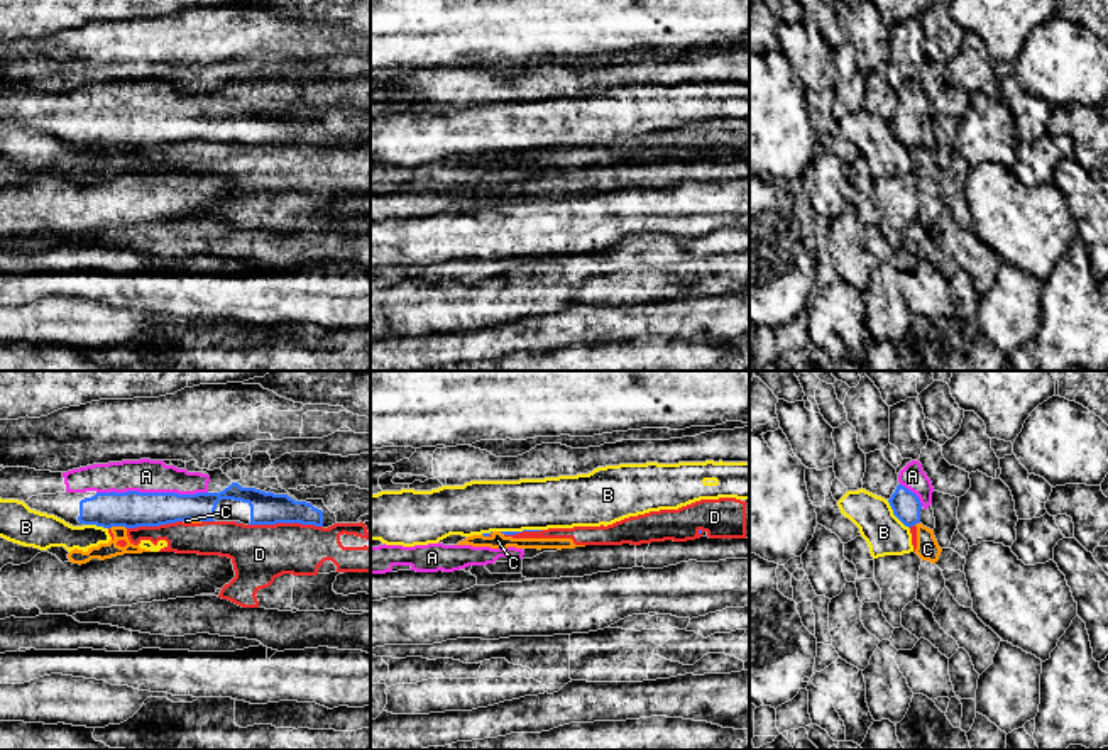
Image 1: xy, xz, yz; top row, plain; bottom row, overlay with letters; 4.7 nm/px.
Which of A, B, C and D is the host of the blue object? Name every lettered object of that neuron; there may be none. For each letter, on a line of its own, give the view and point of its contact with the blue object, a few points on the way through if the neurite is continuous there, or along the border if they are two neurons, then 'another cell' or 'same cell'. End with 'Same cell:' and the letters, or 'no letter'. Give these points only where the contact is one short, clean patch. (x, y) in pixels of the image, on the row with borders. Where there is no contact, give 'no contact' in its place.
A: xy (153, 493) | same cell
B: yz (895, 515) | another cell
C: xy (117, 525) | another cell
D: xy (286, 522) | another cell
Same cell: A

